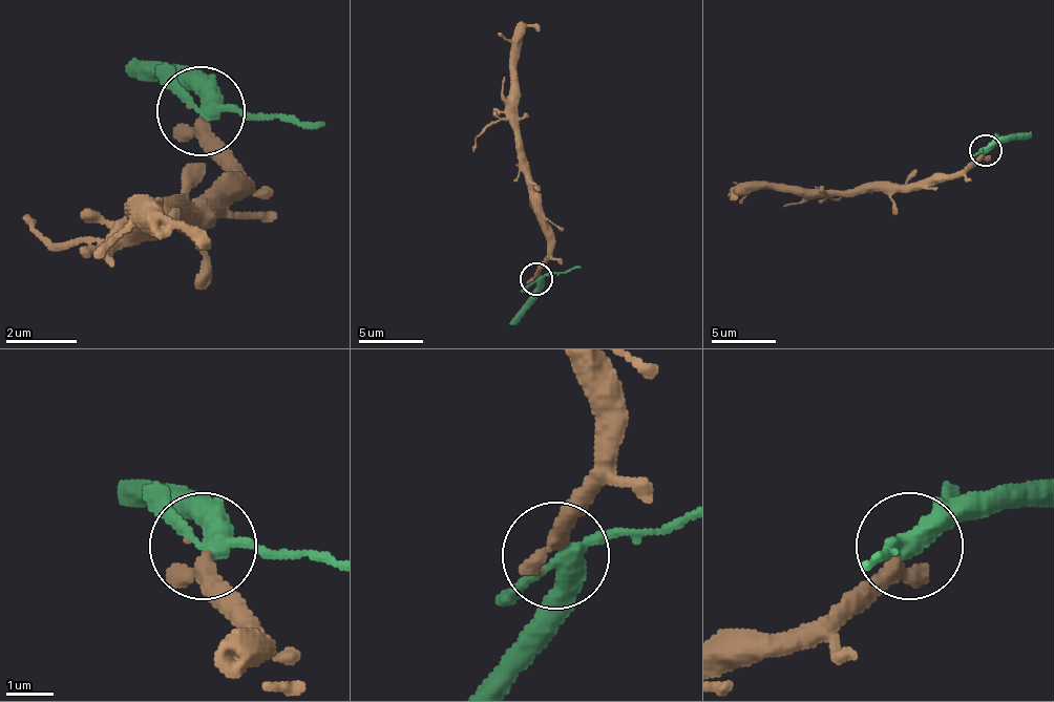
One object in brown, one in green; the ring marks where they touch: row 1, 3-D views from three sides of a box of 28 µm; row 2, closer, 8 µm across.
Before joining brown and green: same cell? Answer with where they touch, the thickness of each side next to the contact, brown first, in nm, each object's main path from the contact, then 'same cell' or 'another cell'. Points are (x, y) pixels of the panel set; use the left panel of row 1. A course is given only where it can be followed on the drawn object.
(201, 110) | 300/320 nm | brown via (198, 118), (234, 179), (198, 215), (153, 224), (145, 215), (163, 215), (207, 251) | green via (198, 108), (189, 90), (127, 64) | same cell

